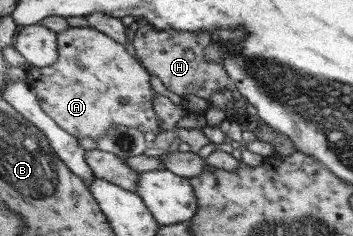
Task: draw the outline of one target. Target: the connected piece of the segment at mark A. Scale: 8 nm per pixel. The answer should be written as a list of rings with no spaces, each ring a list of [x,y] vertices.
[[[68,27],[57,34],[59,42],[59,60],[52,67],[31,66],[27,81],[36,89],[42,108],[63,129],[77,137],[87,136],[95,142],[112,128],[112,125],[124,125],[139,128],[144,132],[160,132],[160,116],[157,116],[154,99],[156,92],[150,84],[151,73],[140,60],[130,56],[121,42],[114,40],[105,32],[92,27]]]

